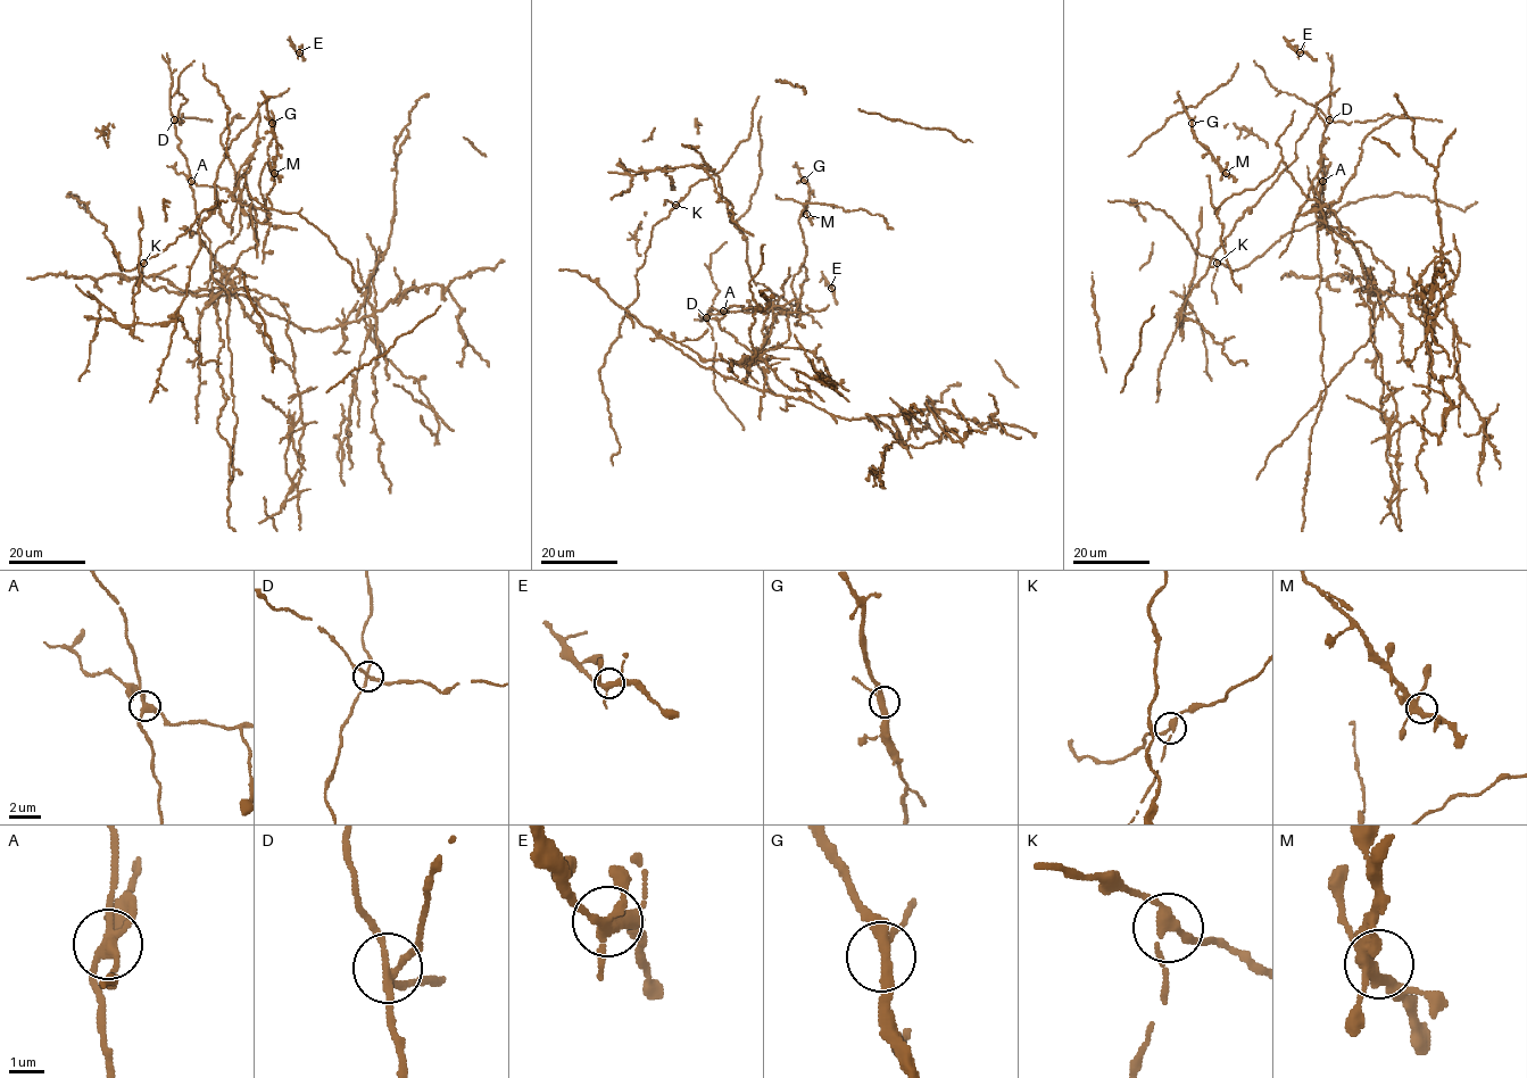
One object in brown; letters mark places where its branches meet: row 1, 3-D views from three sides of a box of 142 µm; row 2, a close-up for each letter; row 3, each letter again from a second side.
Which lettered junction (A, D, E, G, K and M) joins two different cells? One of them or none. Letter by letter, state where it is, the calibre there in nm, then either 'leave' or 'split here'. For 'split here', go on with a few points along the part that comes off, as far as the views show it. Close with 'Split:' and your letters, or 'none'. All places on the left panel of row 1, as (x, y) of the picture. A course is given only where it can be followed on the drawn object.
A: place (191, 181); calibre 240 nm; split here
D: place (174, 119); calibre 190 nm; leave
E: place (299, 52); calibre 280 nm; leave
G: place (272, 123); calibre 280 nm; leave
K: place (143, 263); calibre 260 nm; leave
M: place (274, 173); calibre 320 nm; leave
Split: A

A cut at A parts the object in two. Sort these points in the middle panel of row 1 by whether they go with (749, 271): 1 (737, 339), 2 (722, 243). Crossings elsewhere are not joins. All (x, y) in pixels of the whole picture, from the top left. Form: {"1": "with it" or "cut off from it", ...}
{"1": "with it", "2": "cut off from it"}

